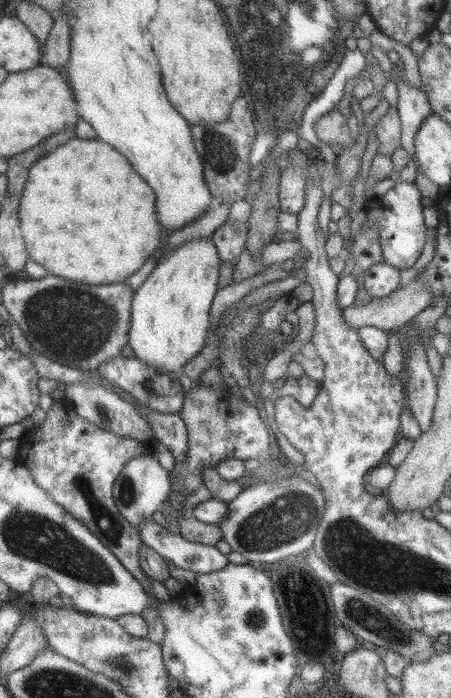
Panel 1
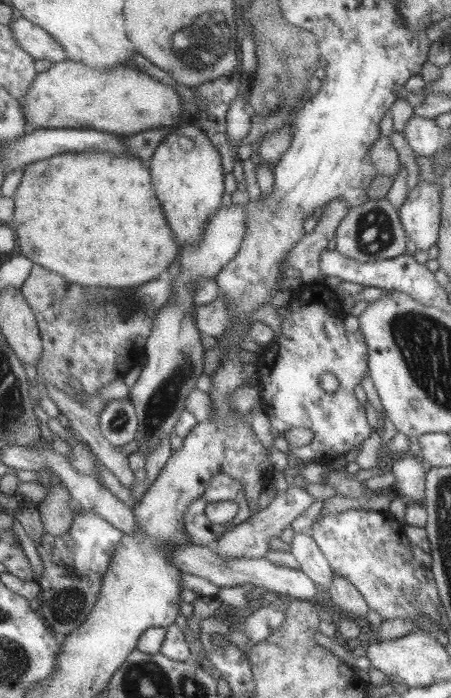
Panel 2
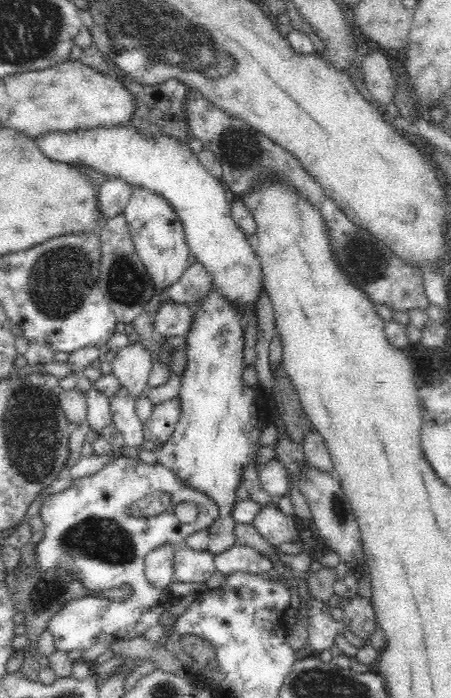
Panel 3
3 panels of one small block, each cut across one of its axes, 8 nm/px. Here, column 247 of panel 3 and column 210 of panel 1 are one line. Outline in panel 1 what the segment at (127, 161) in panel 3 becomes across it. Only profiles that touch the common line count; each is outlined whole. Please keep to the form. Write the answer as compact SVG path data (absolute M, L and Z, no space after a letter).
M210 237L187 240L162 256L132 297L127 344L133 351L133 358L153 366L162 374L181 374L185 363L193 359L205 344L209 326L207 316L217 291L219 265L220 259Z

